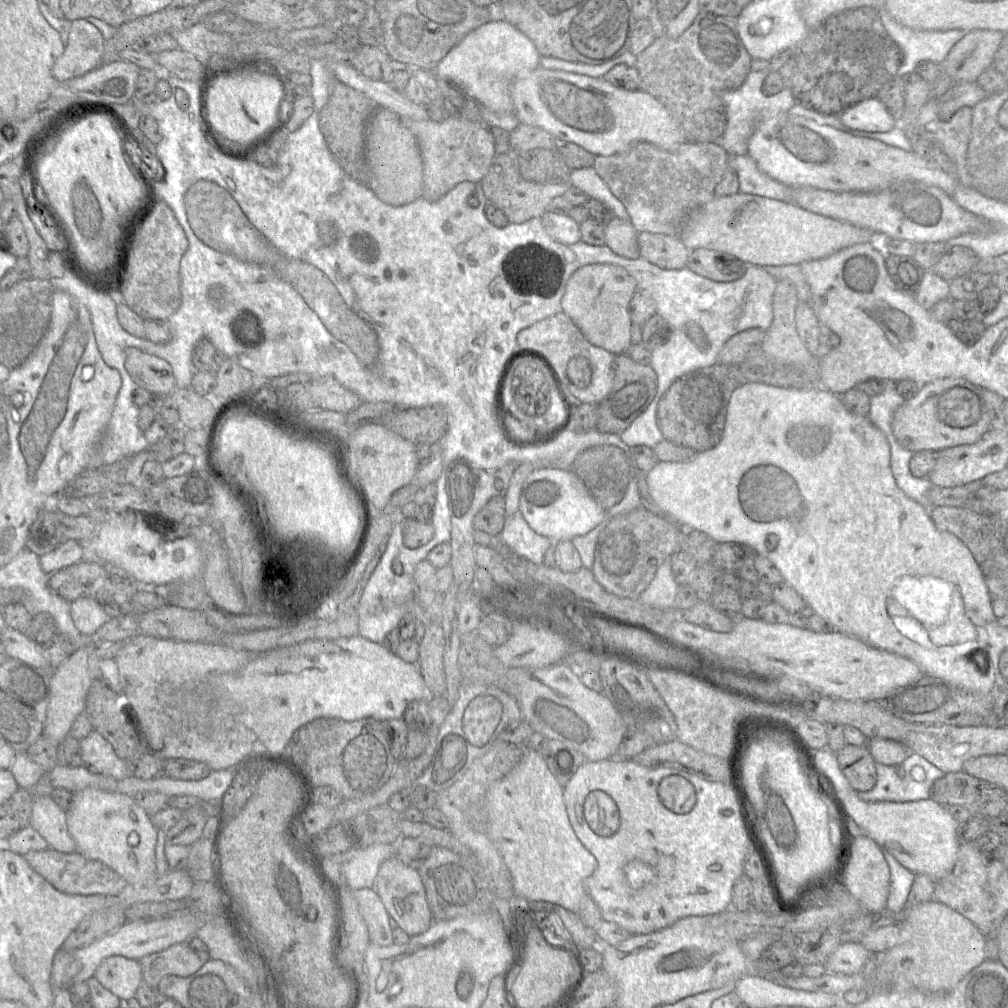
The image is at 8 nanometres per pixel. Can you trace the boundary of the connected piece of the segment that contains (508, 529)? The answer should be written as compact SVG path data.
M520 511L505 518L499 539L517 556L535 564L543 563L545 552L554 543L537 534Z

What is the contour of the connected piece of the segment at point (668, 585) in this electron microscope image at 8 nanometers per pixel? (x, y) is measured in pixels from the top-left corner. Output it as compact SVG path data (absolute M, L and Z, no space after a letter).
M669 557L658 568L647 589L639 596L639 600L650 607L672 609L675 606L678 588Z

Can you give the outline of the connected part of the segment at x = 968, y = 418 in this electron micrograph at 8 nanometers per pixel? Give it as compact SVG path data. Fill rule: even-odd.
M946 377L926 383L919 392L895 411L892 418L892 431L897 442L912 452L921 450L942 451L943 449L973 444L979 441L990 429L990 414L982 389L963 378Z

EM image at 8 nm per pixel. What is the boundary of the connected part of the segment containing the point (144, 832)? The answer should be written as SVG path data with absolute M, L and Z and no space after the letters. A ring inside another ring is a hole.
M94 788L76 791L72 804L66 810L66 823L78 852L86 858L102 862L129 885L152 882L157 877L157 829L151 816L137 805L133 797Z

